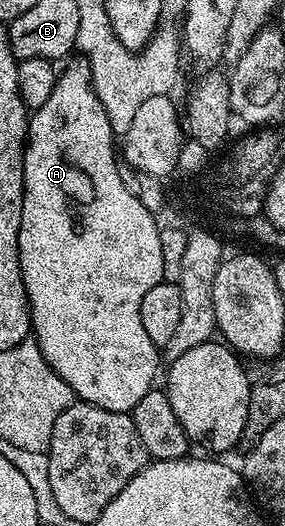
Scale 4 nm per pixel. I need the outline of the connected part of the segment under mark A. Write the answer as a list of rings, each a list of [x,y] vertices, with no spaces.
[[[86,59],[71,60],[65,70],[58,74],[58,82],[44,107],[33,110],[28,121],[28,140],[22,156],[22,214],[18,232],[18,266],[22,268],[22,282],[26,288],[26,298],[30,300],[30,323],[33,340],[38,342],[40,351],[47,363],[54,368],[70,386],[73,394],[85,404],[98,406],[117,413],[131,412],[136,403],[147,394],[155,384],[154,376],[158,373],[160,349],[148,339],[144,332],[144,323],[140,320],[140,303],[152,287],[164,279],[164,251],[160,251],[162,229],[158,217],[148,207],[144,207],[136,195],[132,195],[120,179],[119,158],[116,156],[116,134],[105,113],[104,104],[100,103],[96,91],[90,82],[90,65]]]

